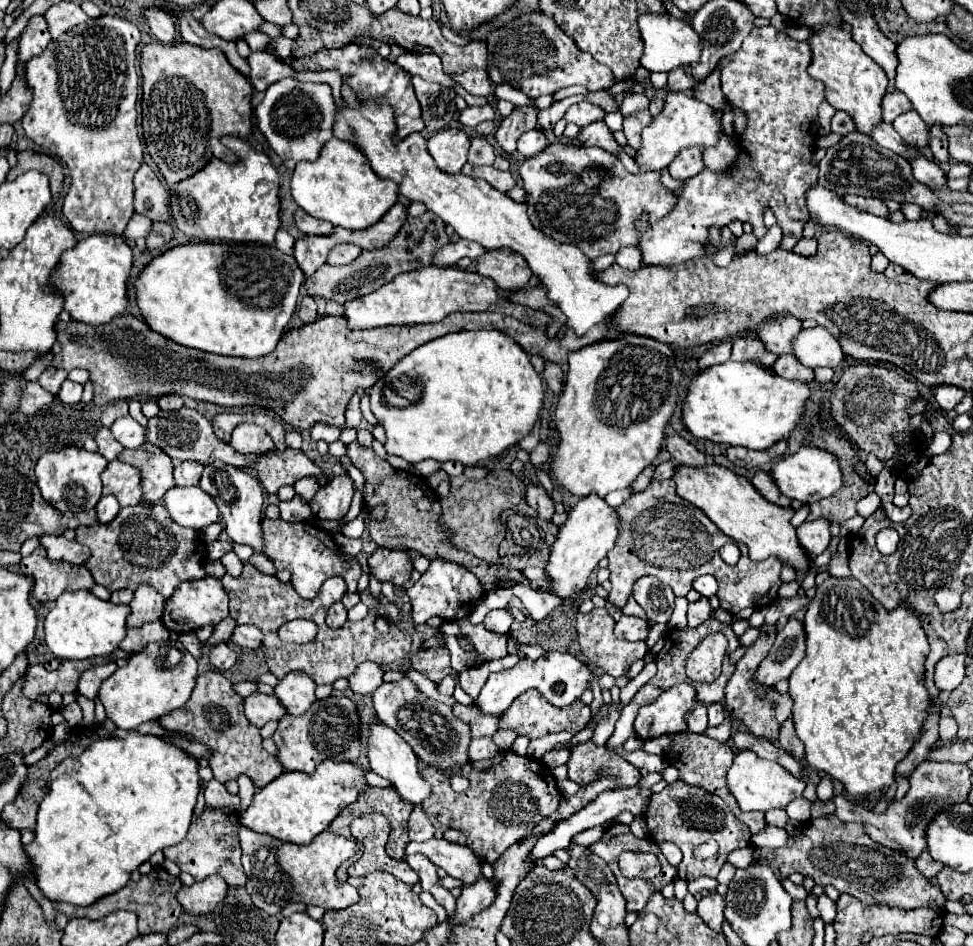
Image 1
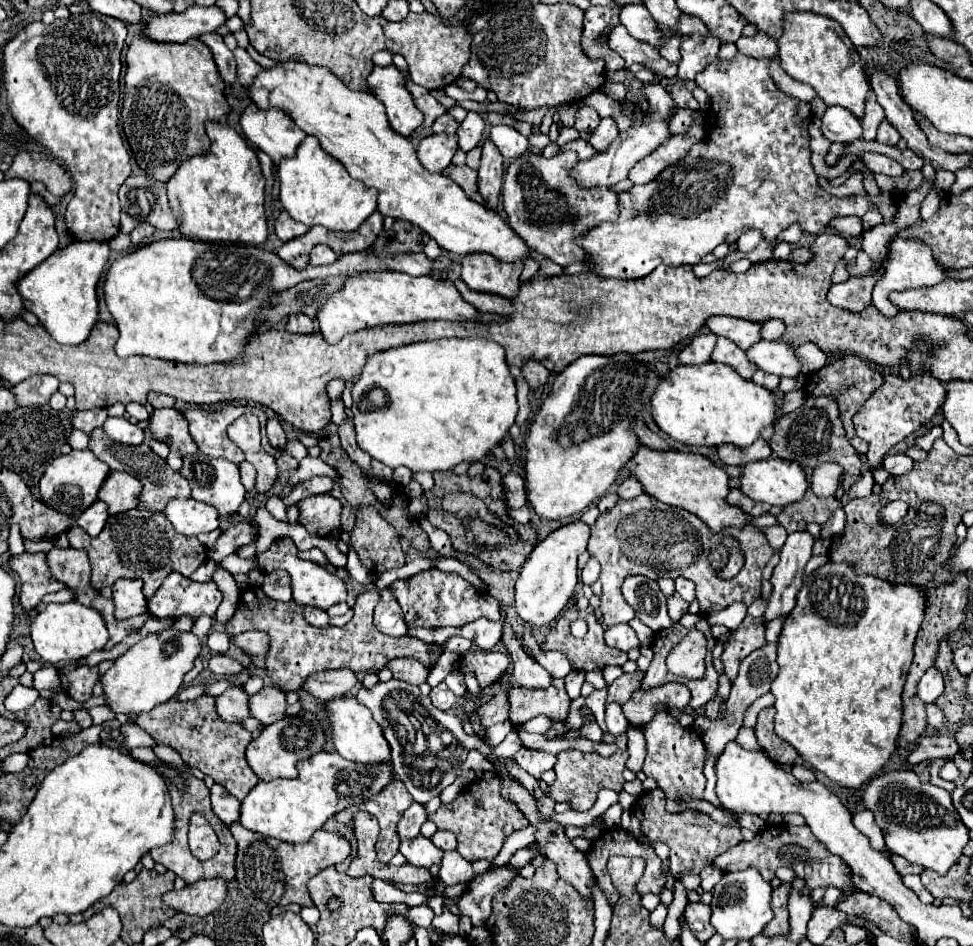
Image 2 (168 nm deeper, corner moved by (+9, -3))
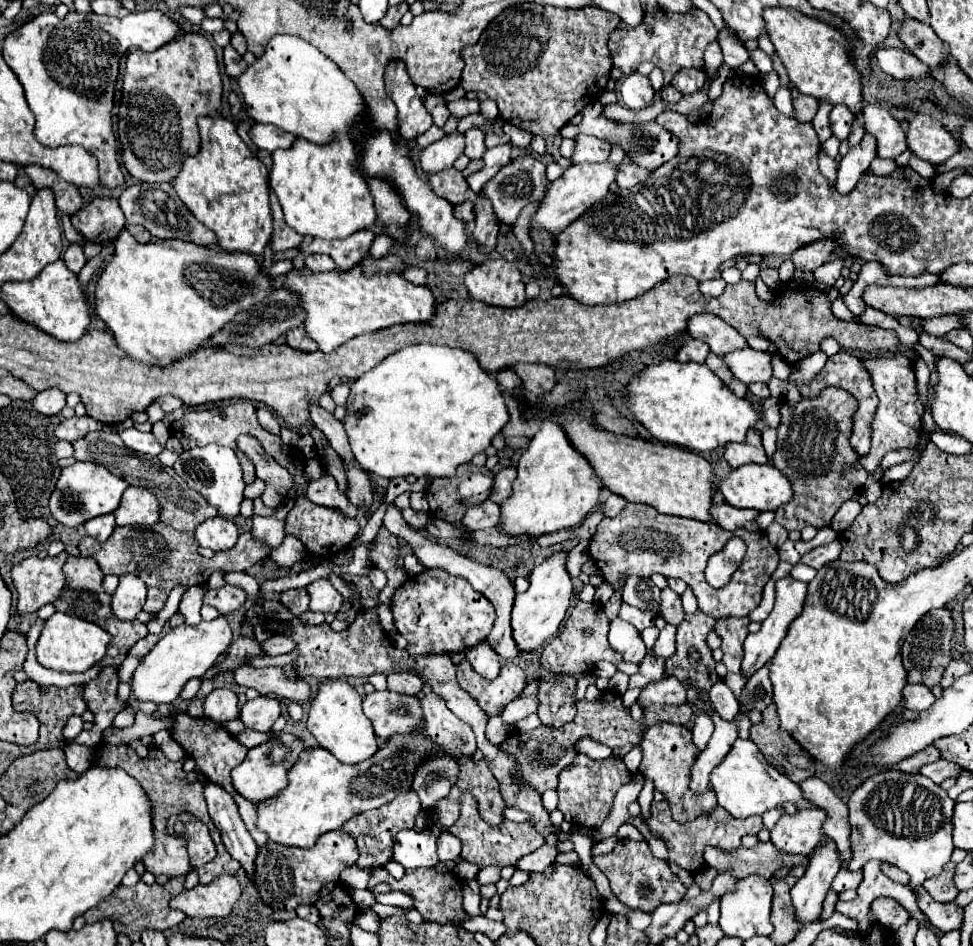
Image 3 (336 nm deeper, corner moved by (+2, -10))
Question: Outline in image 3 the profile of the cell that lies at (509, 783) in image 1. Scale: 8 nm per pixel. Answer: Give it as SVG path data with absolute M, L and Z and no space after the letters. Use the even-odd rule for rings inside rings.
M470 792L461 795L461 815L455 821L455 825L449 829L449 833L453 833L455 837L461 839L463 843L463 851L461 857L469 863L475 863L479 867L487 867L487 865L497 865L497 867L507 867L507 865L515 865L517 859L521 859L527 853L533 853L535 849L539 849L545 841L543 837L535 831L535 827L531 823L513 823L513 821L503 821L499 825L489 825L485 823L478 813L478 803Z

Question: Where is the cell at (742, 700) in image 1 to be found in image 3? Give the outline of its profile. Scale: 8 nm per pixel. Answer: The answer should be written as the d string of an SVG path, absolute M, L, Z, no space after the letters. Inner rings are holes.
M739 617L739 619L719 619L715 623L715 633L723 639L721 649L723 653L723 663L731 673L741 673L741 659L743 659L743 641L749 635L749 619Z

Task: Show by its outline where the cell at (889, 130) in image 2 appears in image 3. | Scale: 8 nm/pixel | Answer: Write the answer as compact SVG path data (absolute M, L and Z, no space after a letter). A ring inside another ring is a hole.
M865 105L865 131L875 135L877 139L877 155L895 159L907 149L907 139L901 123L891 117L889 111L883 111L875 105Z

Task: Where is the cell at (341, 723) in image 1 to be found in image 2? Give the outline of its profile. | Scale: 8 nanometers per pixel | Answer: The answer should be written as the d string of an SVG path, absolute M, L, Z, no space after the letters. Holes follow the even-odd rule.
M298 712L296 716L288 716L266 726L262 734L248 744L246 762L252 768L252 772L264 782L270 782L276 778L296 778L298 776L296 762L306 760L316 752L324 750L324 742L326 742L324 728L322 724L316 722L316 716L308 712Z

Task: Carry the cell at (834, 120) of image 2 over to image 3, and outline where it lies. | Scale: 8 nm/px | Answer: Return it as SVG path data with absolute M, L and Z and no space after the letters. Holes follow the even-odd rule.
M833 105L829 113L829 121L831 121L833 137L837 137L839 141L847 141L853 127L853 113L845 105Z

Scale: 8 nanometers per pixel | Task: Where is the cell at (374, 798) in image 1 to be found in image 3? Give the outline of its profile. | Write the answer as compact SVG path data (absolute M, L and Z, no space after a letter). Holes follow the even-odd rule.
M407 791L405 795L397 795L397 799L393 799L391 803L379 807L379 809L371 809L371 811L365 811L353 819L349 819L341 829L351 835L359 847L359 861L357 865L361 865L361 869L369 869L369 867L385 867L391 857L393 857L393 839L397 835L397 831L401 829L413 829L415 825L415 817L417 813L421 811L421 805L419 805L419 799L413 791Z

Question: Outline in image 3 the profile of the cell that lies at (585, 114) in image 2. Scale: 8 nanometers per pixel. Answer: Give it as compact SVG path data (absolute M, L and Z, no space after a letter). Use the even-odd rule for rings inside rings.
M599 101L595 103L589 103L585 109L583 109L583 121L579 125L573 125L573 123L567 123L563 127L563 137L575 137L575 135L595 135L599 139L605 139L609 143L619 143L623 147L623 151L631 157L633 163L639 163L641 167L645 169L657 169L661 167L665 161L673 159L677 155L677 147L679 147L679 137L661 129L661 125L657 123L623 123L623 125L615 125L611 119L605 119L601 115L603 111L603 105Z

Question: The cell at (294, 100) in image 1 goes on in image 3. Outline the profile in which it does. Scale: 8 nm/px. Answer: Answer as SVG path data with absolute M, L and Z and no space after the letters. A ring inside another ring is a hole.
M255 123L249 129L249 137L259 149L267 149L267 151L289 149L295 143L295 135L289 135L287 131L281 131L273 125L263 125L263 123Z

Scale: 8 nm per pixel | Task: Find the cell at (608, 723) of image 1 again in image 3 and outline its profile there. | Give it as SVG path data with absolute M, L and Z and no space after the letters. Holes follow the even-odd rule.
M647 653L647 657L645 657L645 659L641 661L641 665L639 665L639 673L631 675L631 679L629 679L629 689L643 689L643 687L647 687L649 683L653 683L653 679L665 677L663 663L665 663L665 659Z

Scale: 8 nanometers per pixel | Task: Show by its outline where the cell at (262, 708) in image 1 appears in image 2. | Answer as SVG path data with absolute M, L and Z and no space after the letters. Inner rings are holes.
M234 686L216 698L216 712L226 722L240 722L248 718L248 696L242 688Z

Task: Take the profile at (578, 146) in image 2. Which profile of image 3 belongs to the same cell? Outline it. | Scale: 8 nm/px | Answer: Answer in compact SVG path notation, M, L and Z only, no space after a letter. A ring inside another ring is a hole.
M535 3L509 7L491 21L477 45L461 51L465 59L461 87L487 93L507 123L541 135L547 152L566 170L573 163L559 153L561 129L605 93L613 67L607 43L619 23L617 15L599 7L559 9Z

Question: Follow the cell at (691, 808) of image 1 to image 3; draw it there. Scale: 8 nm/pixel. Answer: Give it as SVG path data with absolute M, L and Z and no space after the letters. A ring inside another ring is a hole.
M653 801L651 803L651 817L647 819L647 827L653 835L659 835L667 841L669 847L669 861L679 865L681 869L689 871L689 873L697 873L705 869L705 861L703 861L703 851L707 845L719 847L723 851L733 851L737 847L741 847L741 837L743 835L757 835L763 829L761 817L747 817L747 819L733 819L723 807L717 807L711 815L701 815L693 821L687 823L675 823L671 819L671 809L669 805L663 801Z

